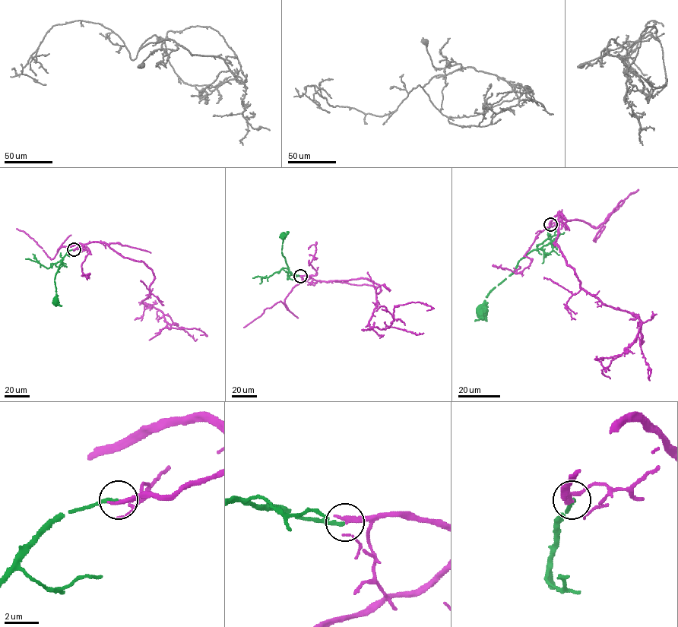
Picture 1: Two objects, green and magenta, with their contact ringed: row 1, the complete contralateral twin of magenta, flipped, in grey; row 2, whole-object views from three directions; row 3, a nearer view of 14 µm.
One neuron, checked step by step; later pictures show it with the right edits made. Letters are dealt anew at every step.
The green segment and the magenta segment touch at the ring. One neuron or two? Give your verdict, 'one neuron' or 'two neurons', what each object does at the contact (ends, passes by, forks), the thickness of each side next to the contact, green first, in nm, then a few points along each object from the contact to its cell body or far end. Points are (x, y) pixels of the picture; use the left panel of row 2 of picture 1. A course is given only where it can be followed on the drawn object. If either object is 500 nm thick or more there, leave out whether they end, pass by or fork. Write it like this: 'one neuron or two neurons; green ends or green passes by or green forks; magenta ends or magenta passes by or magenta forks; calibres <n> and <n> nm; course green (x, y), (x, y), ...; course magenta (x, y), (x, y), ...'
one neuron; green ends; magenta ends; calibres 240 and 320 nm; course green (74, 249), (70, 250), (61, 261), (61, 263), (55, 278), (55, 301); course magenta (74, 249), (104, 242), (143, 261), (154, 279), (142, 302), (162, 312), (167, 327), (195, 327), (200, 335)

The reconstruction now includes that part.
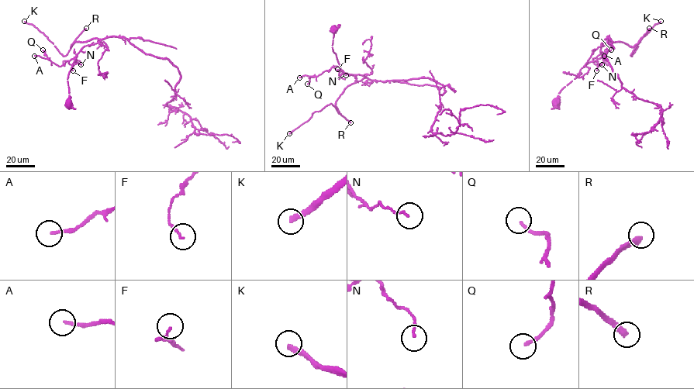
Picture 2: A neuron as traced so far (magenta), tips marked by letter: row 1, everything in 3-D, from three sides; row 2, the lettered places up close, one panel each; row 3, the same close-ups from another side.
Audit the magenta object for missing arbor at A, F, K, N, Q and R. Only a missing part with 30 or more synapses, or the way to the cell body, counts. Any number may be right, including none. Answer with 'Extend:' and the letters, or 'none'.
Extend: K, R

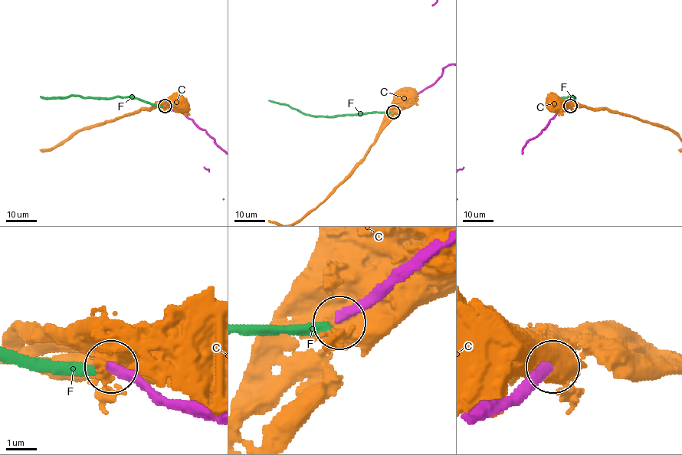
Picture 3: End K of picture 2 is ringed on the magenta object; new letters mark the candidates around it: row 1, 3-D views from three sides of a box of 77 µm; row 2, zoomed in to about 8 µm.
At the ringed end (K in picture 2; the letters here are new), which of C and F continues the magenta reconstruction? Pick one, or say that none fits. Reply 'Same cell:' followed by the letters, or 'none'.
Same cell: none

